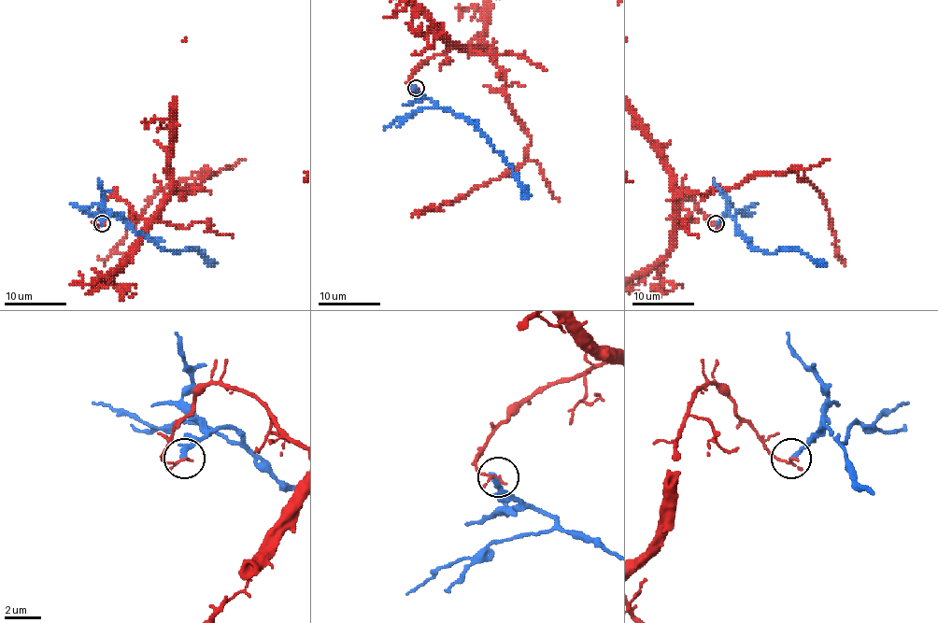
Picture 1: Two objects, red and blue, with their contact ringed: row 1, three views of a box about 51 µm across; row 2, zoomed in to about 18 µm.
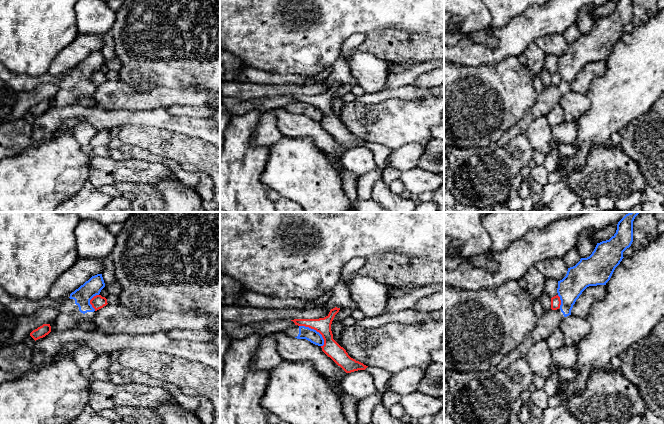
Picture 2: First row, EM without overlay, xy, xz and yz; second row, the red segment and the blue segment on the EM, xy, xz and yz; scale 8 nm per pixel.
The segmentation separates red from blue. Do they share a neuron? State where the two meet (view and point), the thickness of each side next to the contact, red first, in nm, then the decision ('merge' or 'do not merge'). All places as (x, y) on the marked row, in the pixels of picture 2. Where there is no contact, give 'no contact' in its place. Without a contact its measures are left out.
meets red in xz at (315, 329); 140 nm thick on the red side, 100 nm on the other; do not merge

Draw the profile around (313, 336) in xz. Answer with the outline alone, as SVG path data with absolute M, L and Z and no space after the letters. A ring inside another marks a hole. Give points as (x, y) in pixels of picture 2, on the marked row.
M294 325L284 330L284 332L290 337L294 337L297 339L306 339L318 346L324 345L324 339L322 335L316 330L309 327Z

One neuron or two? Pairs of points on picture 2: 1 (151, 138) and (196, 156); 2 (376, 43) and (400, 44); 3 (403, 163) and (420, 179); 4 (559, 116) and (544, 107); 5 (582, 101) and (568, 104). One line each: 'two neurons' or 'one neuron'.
1: one neuron
2: one neuron
3: two neurons
4: two neurons
5: one neuron

